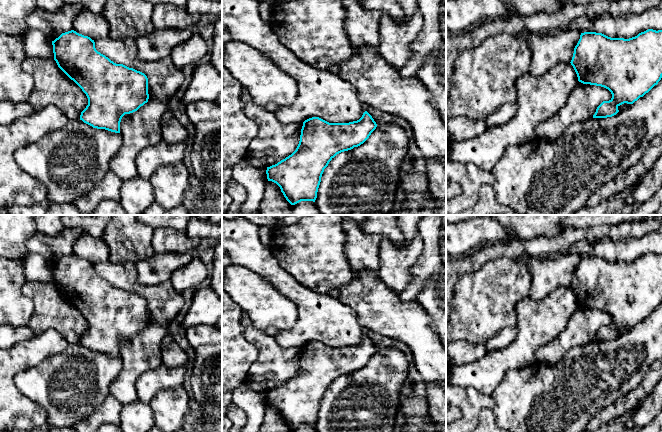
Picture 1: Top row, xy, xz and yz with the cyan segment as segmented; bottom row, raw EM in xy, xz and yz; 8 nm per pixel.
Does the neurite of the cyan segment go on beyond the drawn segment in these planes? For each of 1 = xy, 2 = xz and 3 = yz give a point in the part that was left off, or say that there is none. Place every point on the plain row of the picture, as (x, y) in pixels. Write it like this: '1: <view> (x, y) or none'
1: none
2: none
3: none

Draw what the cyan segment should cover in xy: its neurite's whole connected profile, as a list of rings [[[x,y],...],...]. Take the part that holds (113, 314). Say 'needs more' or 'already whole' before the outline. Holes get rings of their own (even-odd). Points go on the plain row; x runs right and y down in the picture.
already whole; [[[74,254],[62,257],[52,265],[54,284],[58,291],[86,318],[88,329],[80,344],[97,353],[120,357],[120,346],[125,338],[137,335],[148,326],[148,302],[133,292],[116,288],[98,276],[95,266]]]

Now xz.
already whole; [[[367,335],[359,344],[349,347],[329,347],[319,341],[309,342],[303,346],[296,374],[277,388],[267,391],[267,403],[280,411],[291,429],[301,425],[315,426],[322,398],[329,386],[337,378],[363,368],[376,351],[376,346]]]

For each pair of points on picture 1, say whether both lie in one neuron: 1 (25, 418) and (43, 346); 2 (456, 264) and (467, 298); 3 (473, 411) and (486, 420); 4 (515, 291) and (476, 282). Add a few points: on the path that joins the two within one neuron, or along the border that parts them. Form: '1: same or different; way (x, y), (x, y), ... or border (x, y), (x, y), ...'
1: same; way (10, 399), (10, 373), (24, 359)
2: different; border (481, 266), (476, 270), (465, 273), (456, 284)
3: different; border (492, 409), (484, 409), (478, 421)
4: same; way (505, 288), (486, 288)

